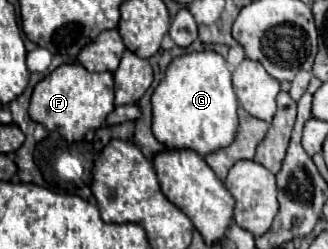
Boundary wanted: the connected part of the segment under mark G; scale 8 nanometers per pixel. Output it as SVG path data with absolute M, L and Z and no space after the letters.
M192 52L174 58L152 94L152 114L152 132L168 150L194 150L200 156L208 156L220 148L228 148L238 130L238 100L232 90L226 60L216 52Z

